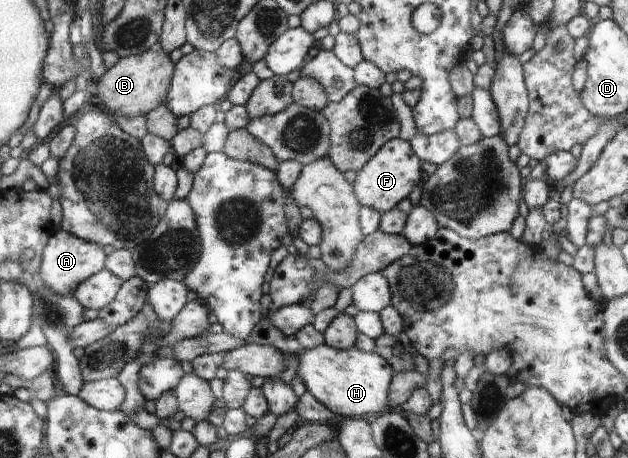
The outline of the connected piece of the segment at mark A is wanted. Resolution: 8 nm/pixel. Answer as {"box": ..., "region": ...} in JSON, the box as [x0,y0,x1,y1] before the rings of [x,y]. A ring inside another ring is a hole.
{"box":[39,228,105,296],"region":[[[61,228],[47,245],[39,282],[53,288],[60,295],[75,296],[76,291],[83,283],[103,270],[103,263],[105,263],[105,253],[101,251],[98,244]]]}

